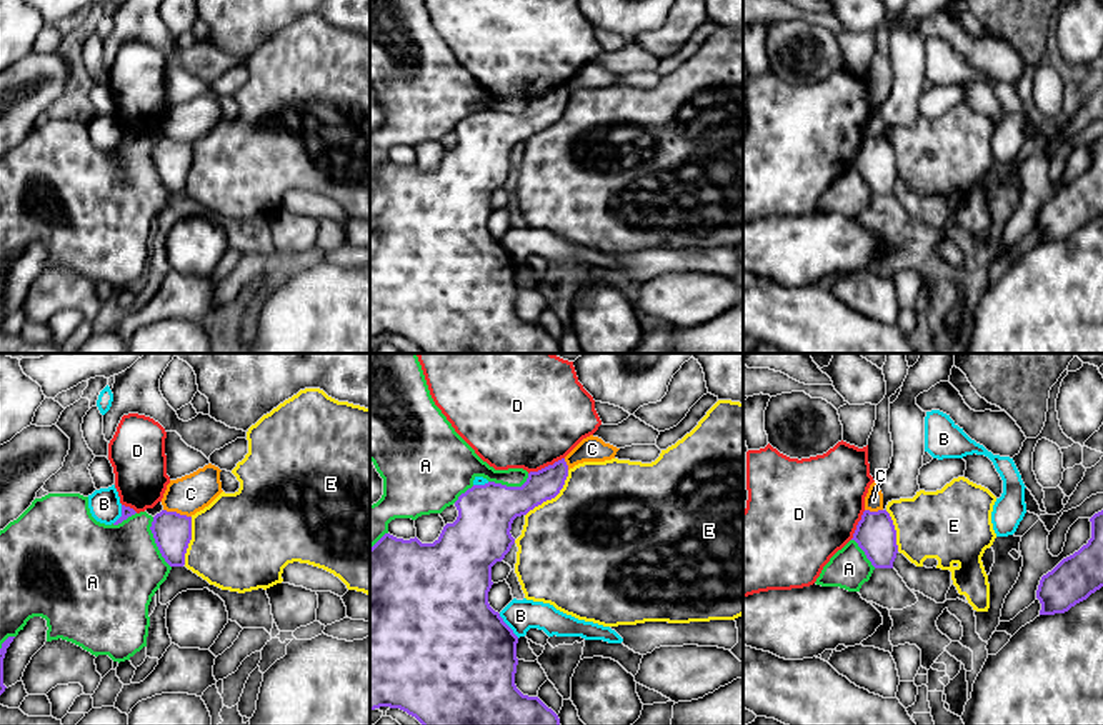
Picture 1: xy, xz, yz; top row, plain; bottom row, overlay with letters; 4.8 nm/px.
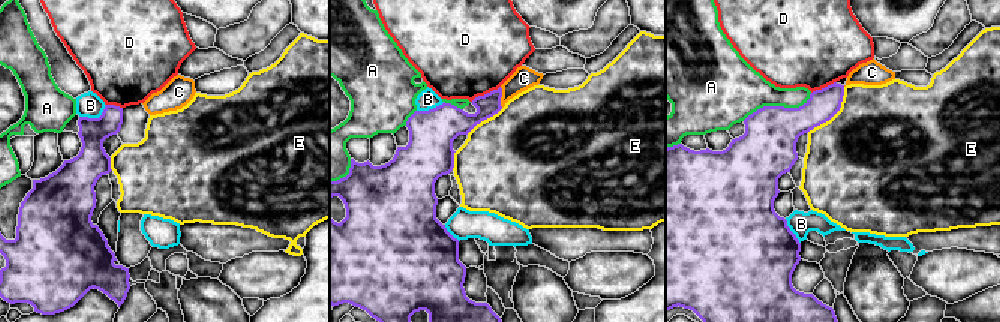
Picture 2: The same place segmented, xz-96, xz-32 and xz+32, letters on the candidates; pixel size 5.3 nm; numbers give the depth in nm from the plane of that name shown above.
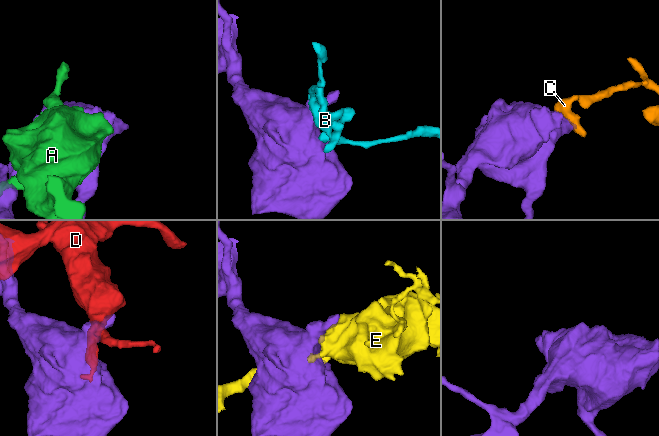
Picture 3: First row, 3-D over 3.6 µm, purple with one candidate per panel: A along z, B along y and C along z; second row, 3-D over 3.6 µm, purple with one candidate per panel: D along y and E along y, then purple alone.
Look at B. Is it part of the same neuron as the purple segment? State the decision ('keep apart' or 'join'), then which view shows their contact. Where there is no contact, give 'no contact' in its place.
keep apart | xz

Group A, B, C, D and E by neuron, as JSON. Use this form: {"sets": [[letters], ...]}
{"sets": [["A"], ["B"], ["C"], ["D"], ["E"]]}

